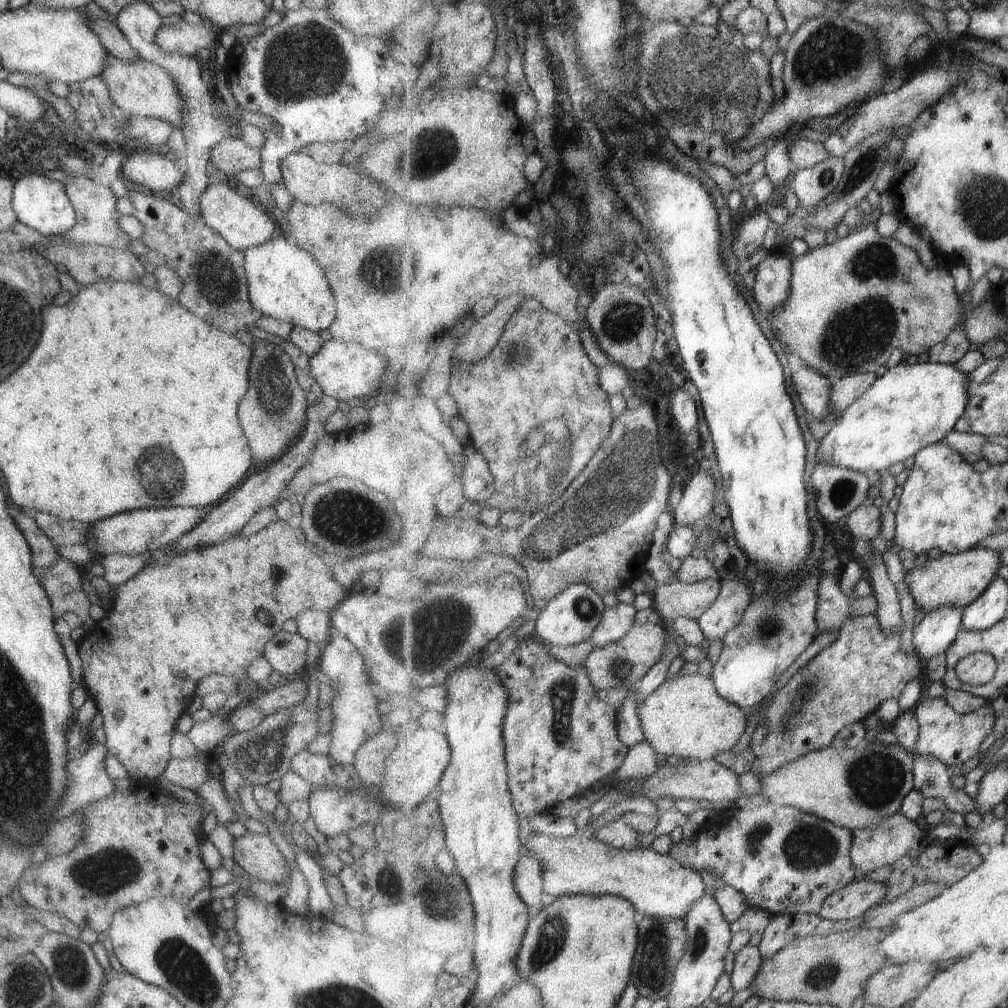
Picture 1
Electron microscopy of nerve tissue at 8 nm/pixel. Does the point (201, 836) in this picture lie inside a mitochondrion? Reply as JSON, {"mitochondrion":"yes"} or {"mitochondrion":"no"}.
{"mitochondrion":"no"}

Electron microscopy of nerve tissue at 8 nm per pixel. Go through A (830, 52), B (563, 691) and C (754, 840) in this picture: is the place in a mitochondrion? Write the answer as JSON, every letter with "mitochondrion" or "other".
{"A":"mitochondrion","B":"mitochondrion","C":"mitochondrion"}

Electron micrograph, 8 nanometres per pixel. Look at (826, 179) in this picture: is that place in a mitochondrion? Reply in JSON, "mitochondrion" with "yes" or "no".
{"mitochondrion":"yes"}

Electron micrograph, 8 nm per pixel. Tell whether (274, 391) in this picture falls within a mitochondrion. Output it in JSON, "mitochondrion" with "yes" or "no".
{"mitochondrion":"yes"}

